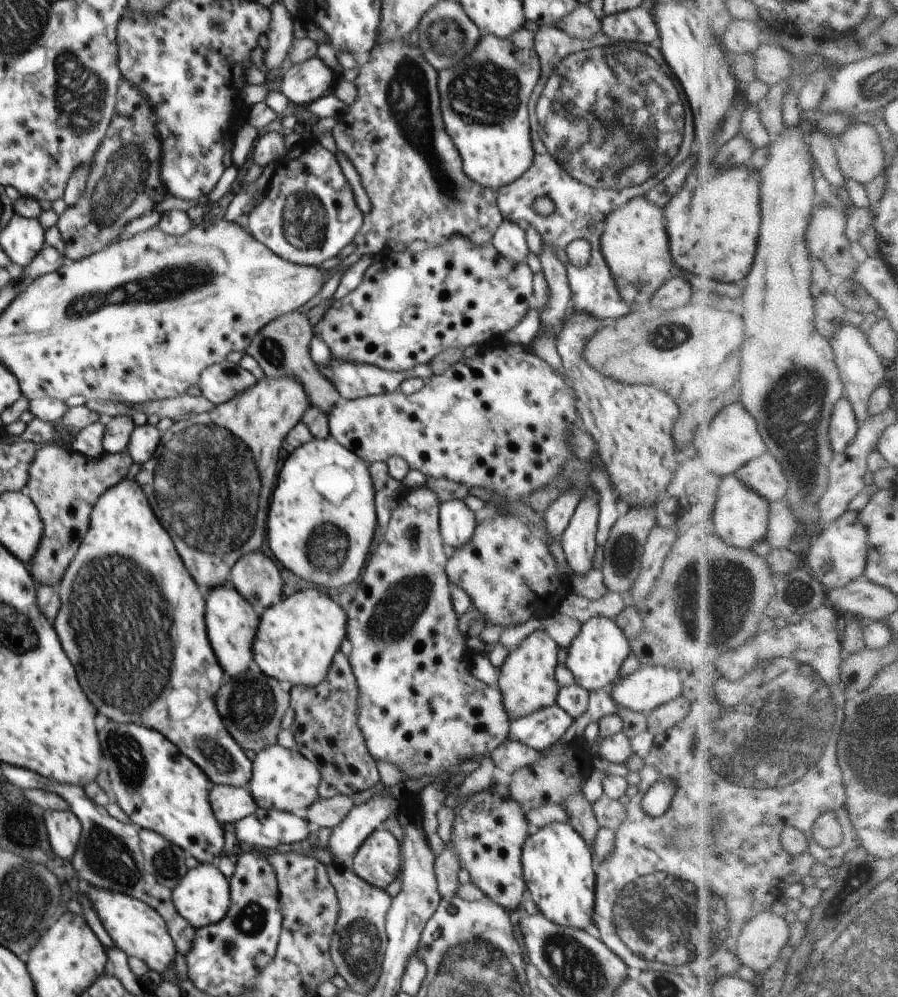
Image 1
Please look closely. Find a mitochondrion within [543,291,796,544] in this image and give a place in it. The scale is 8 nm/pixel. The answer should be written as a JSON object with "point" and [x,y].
{"point":[667,336]}

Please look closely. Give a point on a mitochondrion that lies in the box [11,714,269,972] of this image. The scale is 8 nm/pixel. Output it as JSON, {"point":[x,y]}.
{"point":[107,856]}

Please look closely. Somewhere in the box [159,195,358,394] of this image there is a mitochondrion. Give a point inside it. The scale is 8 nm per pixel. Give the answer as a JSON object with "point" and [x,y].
{"point":[273,350]}

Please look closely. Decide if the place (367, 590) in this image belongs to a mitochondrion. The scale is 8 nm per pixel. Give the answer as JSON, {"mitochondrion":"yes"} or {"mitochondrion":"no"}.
{"mitochondrion":"no"}

